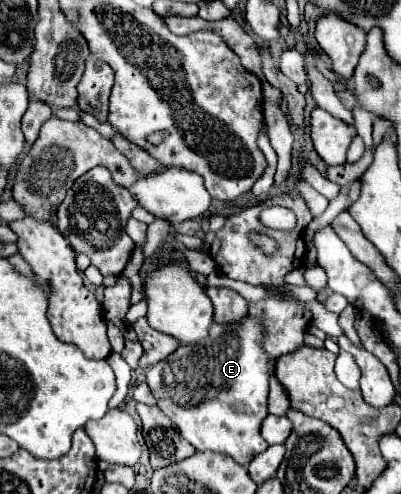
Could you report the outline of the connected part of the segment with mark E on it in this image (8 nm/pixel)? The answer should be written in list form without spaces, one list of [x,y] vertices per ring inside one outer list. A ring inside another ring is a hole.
[[[245,316],[233,324],[213,324],[209,336],[199,344],[179,346],[165,360],[147,370],[147,384],[157,398],[157,406],[171,418],[179,434],[197,450],[225,452],[241,466],[247,466],[259,452],[267,450],[261,436],[261,422],[267,416],[269,378],[275,374],[275,358],[263,350],[265,326],[259,318]]]

